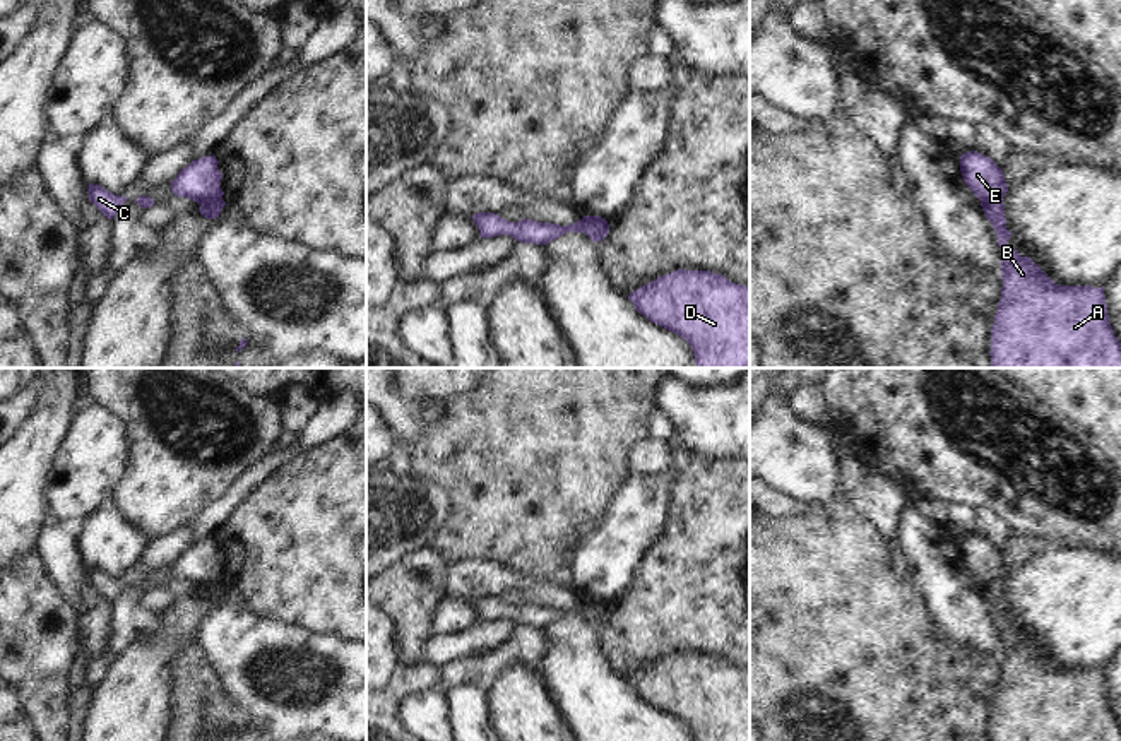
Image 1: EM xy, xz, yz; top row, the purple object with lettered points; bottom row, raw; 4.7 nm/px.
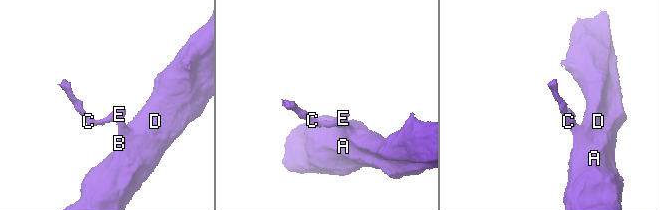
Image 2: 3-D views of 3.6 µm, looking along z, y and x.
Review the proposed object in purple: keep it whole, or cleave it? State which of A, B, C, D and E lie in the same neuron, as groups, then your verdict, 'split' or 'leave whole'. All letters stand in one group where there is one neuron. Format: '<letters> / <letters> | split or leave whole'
A B D / C E | split

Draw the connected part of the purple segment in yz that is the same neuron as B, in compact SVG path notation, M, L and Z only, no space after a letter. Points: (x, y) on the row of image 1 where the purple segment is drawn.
M1003 197L981 200L1001 250L1001 299L991 329L993 368L1121 368L1104 288L1059 286L1010 243Z

